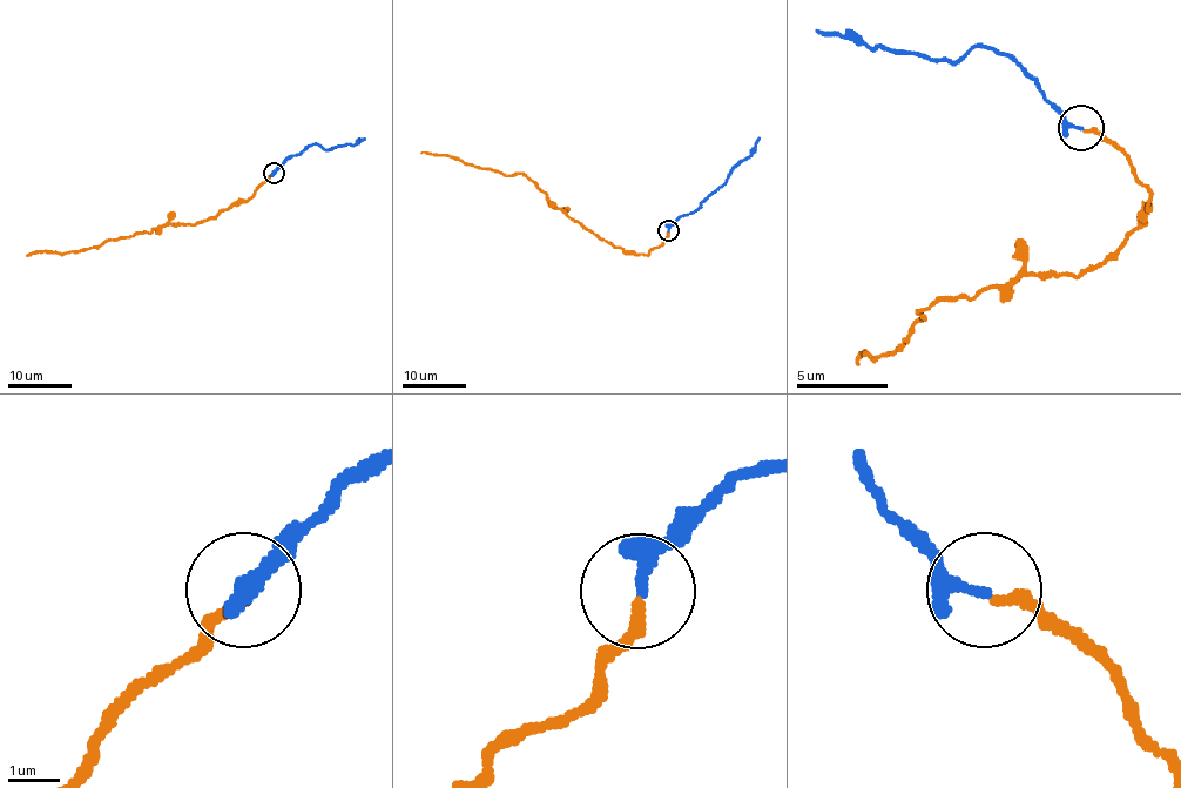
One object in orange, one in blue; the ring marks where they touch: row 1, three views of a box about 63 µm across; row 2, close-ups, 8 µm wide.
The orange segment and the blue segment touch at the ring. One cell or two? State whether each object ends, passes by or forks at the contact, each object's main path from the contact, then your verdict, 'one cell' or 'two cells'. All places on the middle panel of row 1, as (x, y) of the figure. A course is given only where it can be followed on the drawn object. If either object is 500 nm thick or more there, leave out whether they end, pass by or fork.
orange ends; blue passes by; course orange (667, 231), (662, 243), (647, 254), (626, 253), (557, 208), (525, 175), (504, 175), (445, 155), (420, 153); course blue (667, 230), (682, 216), (692, 214), (724, 182), (758, 137); one cell

